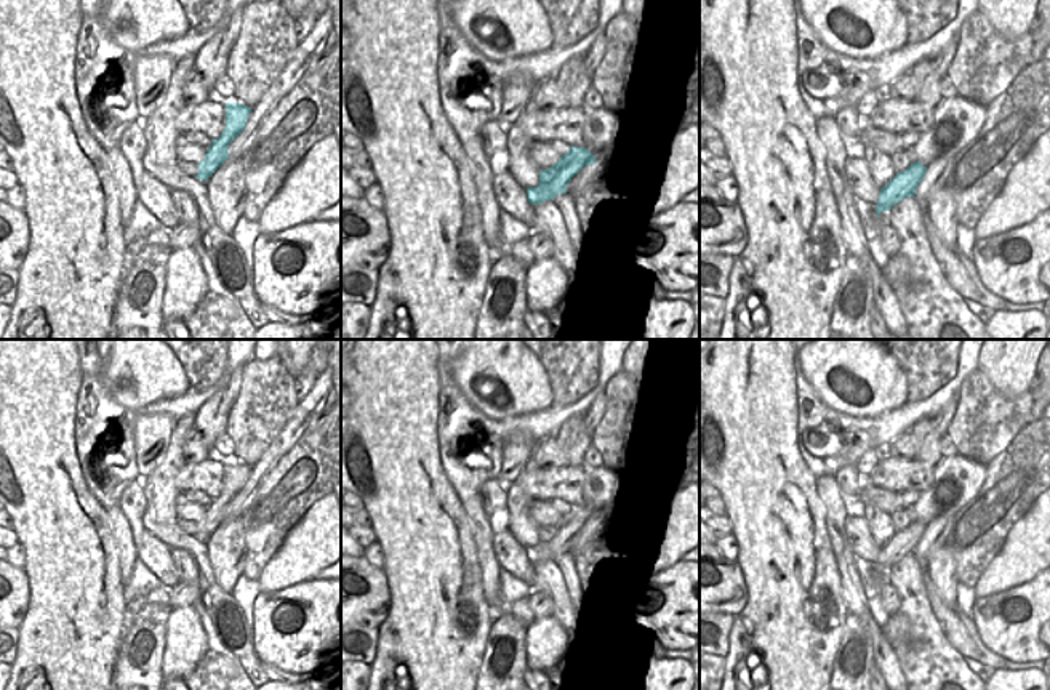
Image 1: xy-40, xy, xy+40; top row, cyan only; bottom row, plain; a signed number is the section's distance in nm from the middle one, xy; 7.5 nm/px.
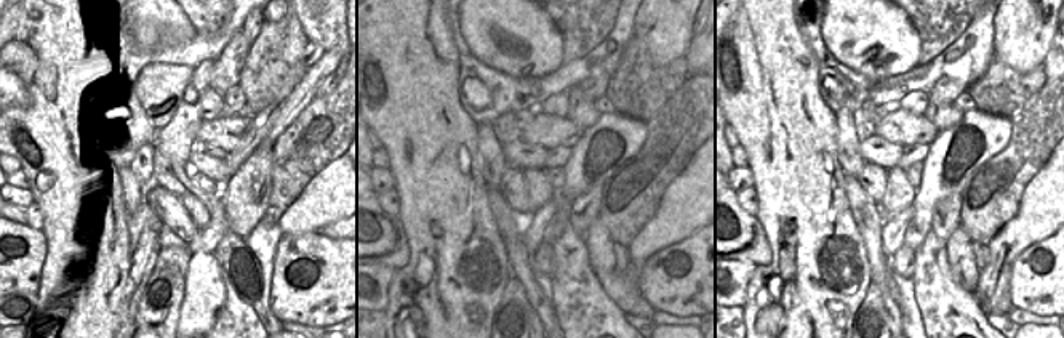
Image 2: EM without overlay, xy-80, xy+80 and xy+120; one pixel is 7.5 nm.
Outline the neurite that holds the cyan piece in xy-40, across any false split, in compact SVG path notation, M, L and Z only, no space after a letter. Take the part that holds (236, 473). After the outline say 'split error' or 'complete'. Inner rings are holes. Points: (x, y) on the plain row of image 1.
M226 461L226 487L218 498L211 499L205 517L197 522L197 538L206 540L230 515L227 506L245 488L251 469L245 463Z; complete

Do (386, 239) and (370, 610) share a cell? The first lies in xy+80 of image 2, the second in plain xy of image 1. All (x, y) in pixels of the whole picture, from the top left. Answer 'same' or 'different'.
same

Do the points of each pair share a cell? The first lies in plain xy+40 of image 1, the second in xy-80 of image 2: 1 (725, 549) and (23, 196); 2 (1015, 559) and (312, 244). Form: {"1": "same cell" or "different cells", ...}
{"1": "different cells", "2": "different cells"}

